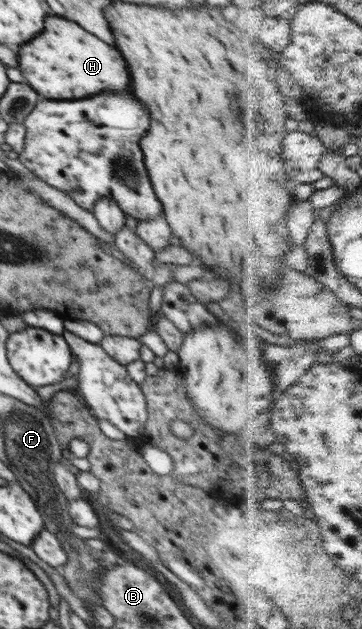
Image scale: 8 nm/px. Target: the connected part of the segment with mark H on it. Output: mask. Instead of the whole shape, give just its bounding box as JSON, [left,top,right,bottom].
[19,16,129,100]

